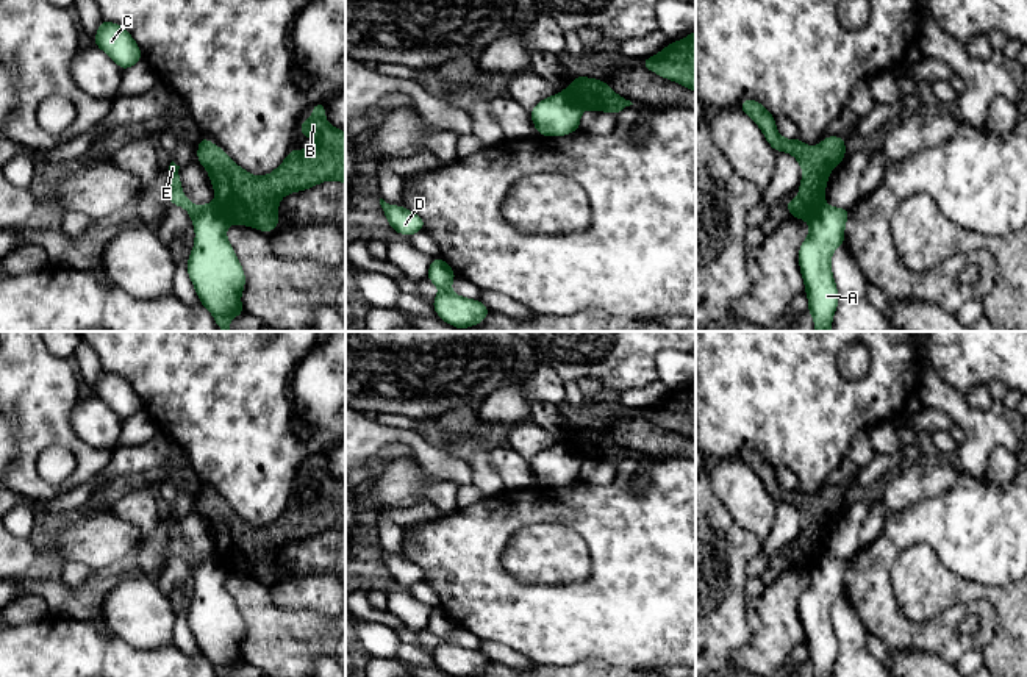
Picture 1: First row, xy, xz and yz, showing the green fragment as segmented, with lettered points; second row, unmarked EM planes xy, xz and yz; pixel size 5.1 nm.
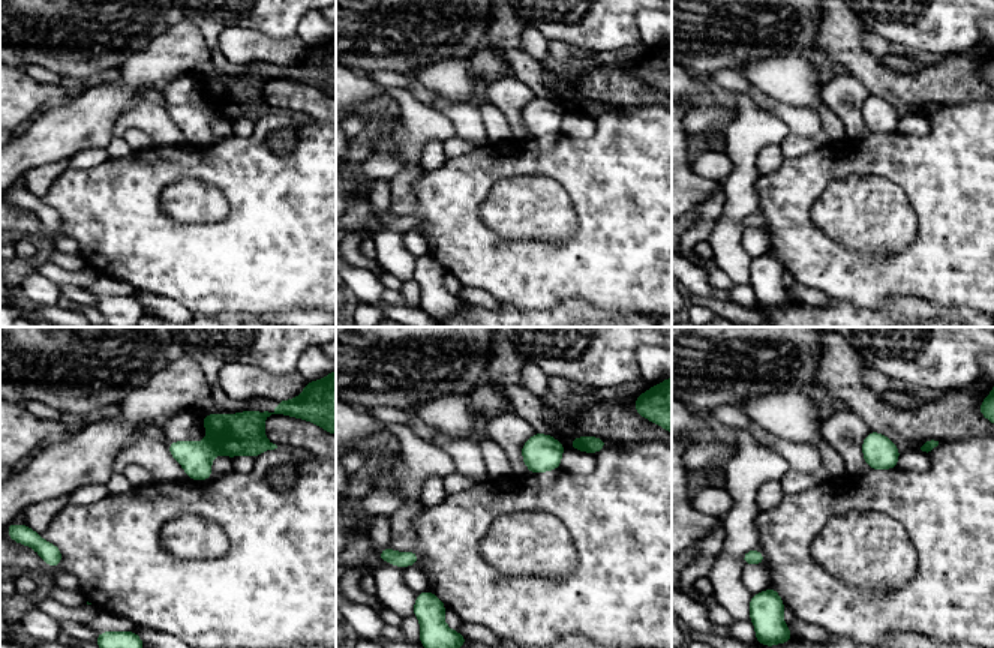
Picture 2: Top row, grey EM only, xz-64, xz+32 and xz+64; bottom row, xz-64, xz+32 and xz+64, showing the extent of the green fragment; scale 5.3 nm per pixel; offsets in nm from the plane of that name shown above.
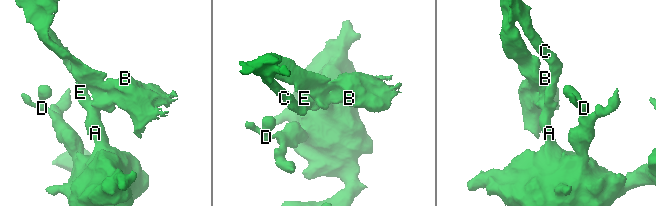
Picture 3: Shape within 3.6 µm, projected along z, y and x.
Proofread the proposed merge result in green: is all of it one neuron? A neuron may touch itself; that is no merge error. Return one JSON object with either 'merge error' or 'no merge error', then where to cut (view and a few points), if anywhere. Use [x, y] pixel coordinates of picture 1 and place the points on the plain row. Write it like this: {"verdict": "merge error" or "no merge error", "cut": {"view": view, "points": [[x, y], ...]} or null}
{"verdict": "merge error", "cut": {"view": "xy", "points": [[213, 552], [214, 558], [229, 573]]}}

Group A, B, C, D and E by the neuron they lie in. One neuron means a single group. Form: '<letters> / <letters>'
A C D E / B

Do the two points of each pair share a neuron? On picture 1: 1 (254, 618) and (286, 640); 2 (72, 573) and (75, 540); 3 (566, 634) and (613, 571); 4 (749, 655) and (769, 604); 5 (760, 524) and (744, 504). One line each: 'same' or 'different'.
1: same
2: different
3: same
4: same
5: same

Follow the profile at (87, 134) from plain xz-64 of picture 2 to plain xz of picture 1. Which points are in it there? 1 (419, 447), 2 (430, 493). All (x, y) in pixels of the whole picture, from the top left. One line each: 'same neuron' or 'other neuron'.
1: other neuron
2: same neuron

